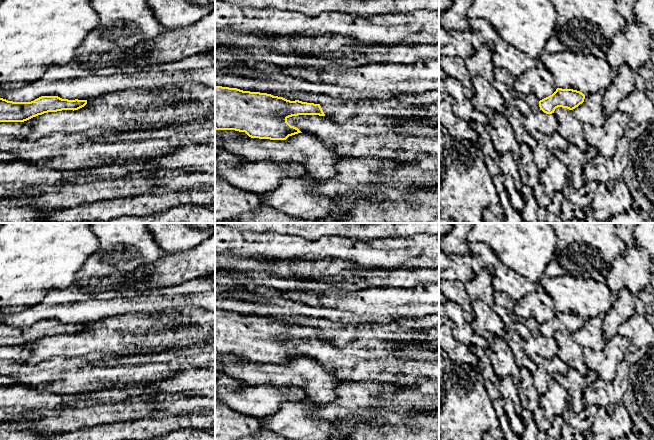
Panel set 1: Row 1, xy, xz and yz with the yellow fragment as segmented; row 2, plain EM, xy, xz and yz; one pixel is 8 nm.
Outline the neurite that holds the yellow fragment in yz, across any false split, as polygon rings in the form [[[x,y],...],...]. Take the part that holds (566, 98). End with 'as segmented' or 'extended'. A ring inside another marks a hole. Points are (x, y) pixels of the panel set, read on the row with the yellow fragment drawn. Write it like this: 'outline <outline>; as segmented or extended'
outline [[[557,88],[556,91],[539,101],[540,110],[546,114],[554,113],[558,107],[573,110],[584,102],[585,95],[577,90]]]; as segmented

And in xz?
outline [[[215,85],[215,129],[245,132],[251,138],[286,140],[289,136],[302,133],[291,126],[287,119],[298,115],[325,116],[320,104],[299,100],[290,101],[267,93],[243,91]]]; as segmented

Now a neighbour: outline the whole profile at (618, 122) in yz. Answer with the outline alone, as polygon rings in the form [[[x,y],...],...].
[[[617,110],[611,115],[606,116],[600,128],[584,124],[584,139],[589,146],[597,149],[598,154],[606,160],[612,160],[616,153],[617,140],[625,136],[625,132],[630,126],[630,115]]]

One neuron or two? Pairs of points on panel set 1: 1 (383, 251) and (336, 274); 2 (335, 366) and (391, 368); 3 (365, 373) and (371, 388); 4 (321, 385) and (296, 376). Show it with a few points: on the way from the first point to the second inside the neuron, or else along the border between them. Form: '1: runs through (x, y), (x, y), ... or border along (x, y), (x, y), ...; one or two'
1: border along (331, 260), (342, 260), (359, 266); two
2: runs through (349, 368), (377, 368); one
3: border along (346, 381), (379, 381), (391, 384); two
4: runs through (315, 379), (311, 376), (302, 376); one

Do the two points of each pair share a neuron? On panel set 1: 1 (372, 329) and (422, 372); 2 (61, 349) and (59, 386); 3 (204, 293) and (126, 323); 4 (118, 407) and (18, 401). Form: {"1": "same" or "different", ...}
{"1": "same", "2": "different", "3": "different", "4": "same"}

